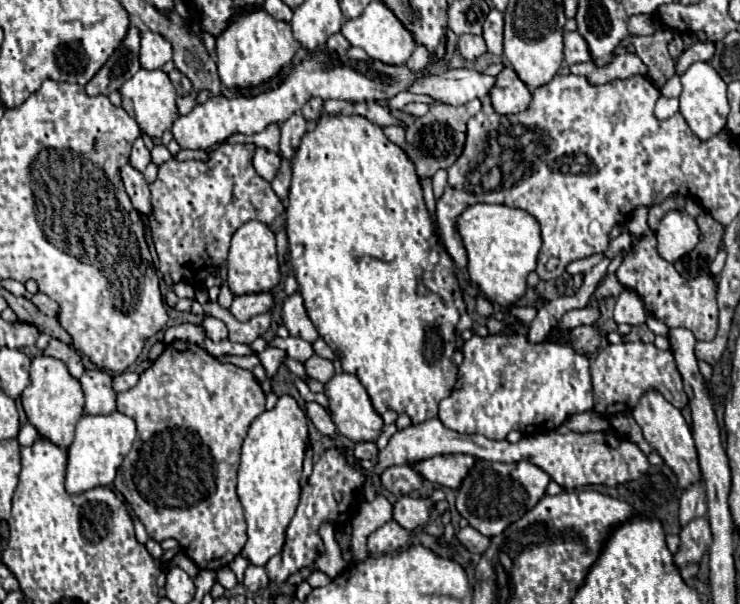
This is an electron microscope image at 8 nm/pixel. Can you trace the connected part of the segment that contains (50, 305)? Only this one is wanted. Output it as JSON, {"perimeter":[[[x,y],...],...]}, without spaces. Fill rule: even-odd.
{"perimeter":[[[38,292],[36,296],[32,296],[32,302],[34,302],[34,304],[38,306],[38,310],[44,312],[46,316],[54,316],[54,318],[58,318],[58,314],[60,314],[60,306],[58,306],[52,298],[48,298],[46,294]]]}

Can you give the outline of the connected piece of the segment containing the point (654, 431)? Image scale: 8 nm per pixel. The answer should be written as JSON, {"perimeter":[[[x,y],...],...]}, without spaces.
{"perimeter":[[[646,390],[646,394],[642,394],[642,398],[638,398],[636,406],[632,408],[632,416],[634,416],[636,424],[642,428],[648,444],[674,470],[682,488],[700,480],[700,466],[698,466],[698,456],[696,456],[692,432],[678,408],[674,408],[670,402],[666,402],[666,398],[662,398],[662,394],[658,394],[656,390]]]}

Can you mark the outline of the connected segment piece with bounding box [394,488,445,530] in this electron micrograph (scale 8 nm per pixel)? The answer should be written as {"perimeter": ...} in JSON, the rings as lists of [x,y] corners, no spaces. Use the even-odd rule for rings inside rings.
{"perimeter":[[[437,488],[428,498],[412,498],[412,496],[402,496],[394,504],[394,520],[408,530],[414,530],[422,524],[428,522],[430,510],[434,508],[436,502],[445,499],[445,493]]]}

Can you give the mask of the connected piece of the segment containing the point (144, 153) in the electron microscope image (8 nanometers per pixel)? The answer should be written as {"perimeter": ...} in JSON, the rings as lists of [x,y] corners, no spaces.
{"perimeter":[[[138,138],[138,140],[134,142],[134,146],[132,146],[130,164],[132,164],[136,170],[140,170],[140,172],[144,172],[146,166],[150,164],[150,152],[148,152],[148,148],[144,146],[144,140],[142,140],[142,138]]]}

